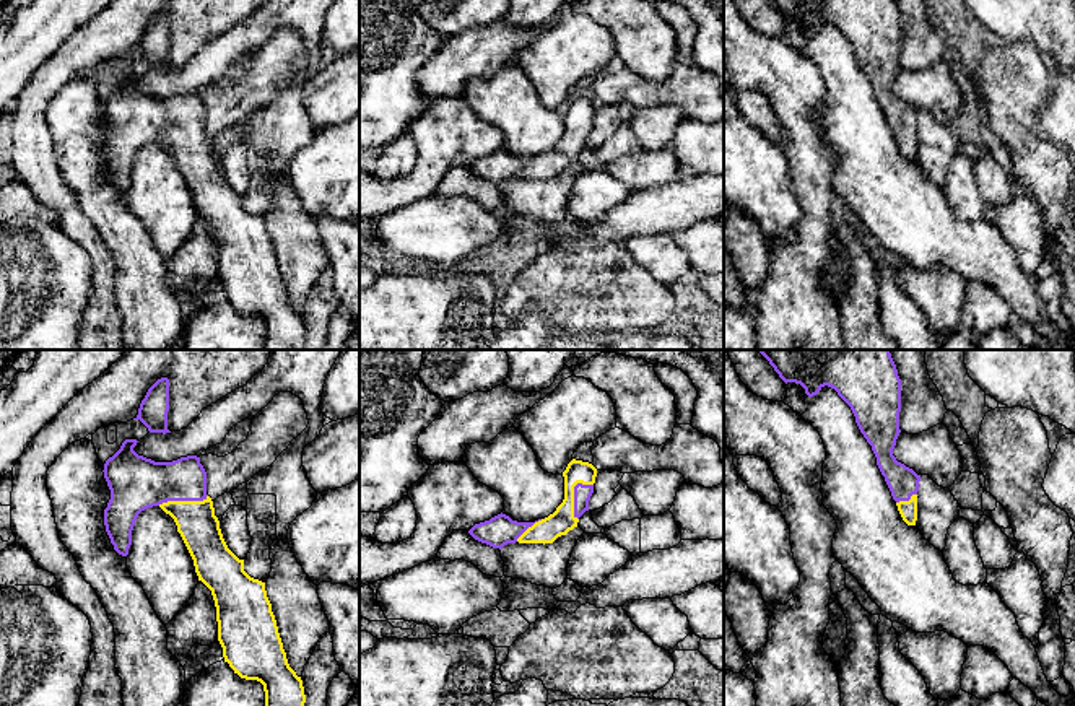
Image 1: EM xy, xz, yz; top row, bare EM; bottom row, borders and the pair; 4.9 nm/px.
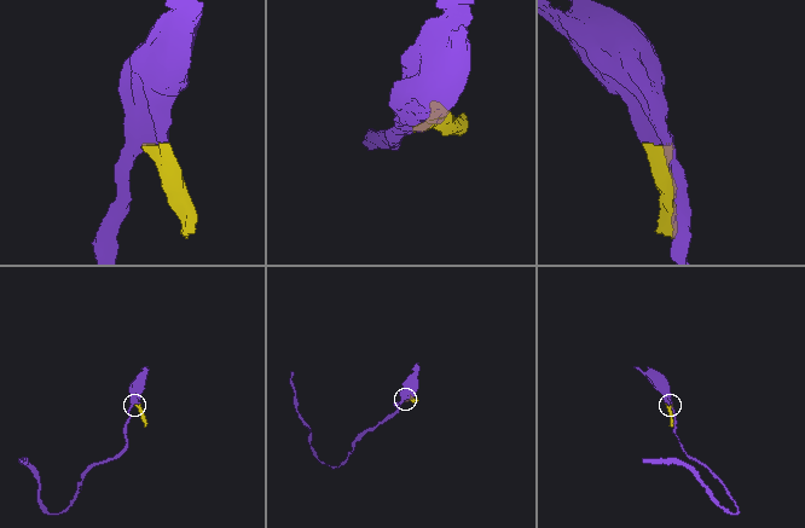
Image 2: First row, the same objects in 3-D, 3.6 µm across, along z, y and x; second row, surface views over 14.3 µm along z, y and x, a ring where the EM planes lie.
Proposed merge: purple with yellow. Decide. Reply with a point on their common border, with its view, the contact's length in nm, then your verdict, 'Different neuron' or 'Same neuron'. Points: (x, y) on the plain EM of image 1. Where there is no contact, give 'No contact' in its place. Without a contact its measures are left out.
Touches purple at xz (574, 130). Shared border 200 nm. Same neuron

